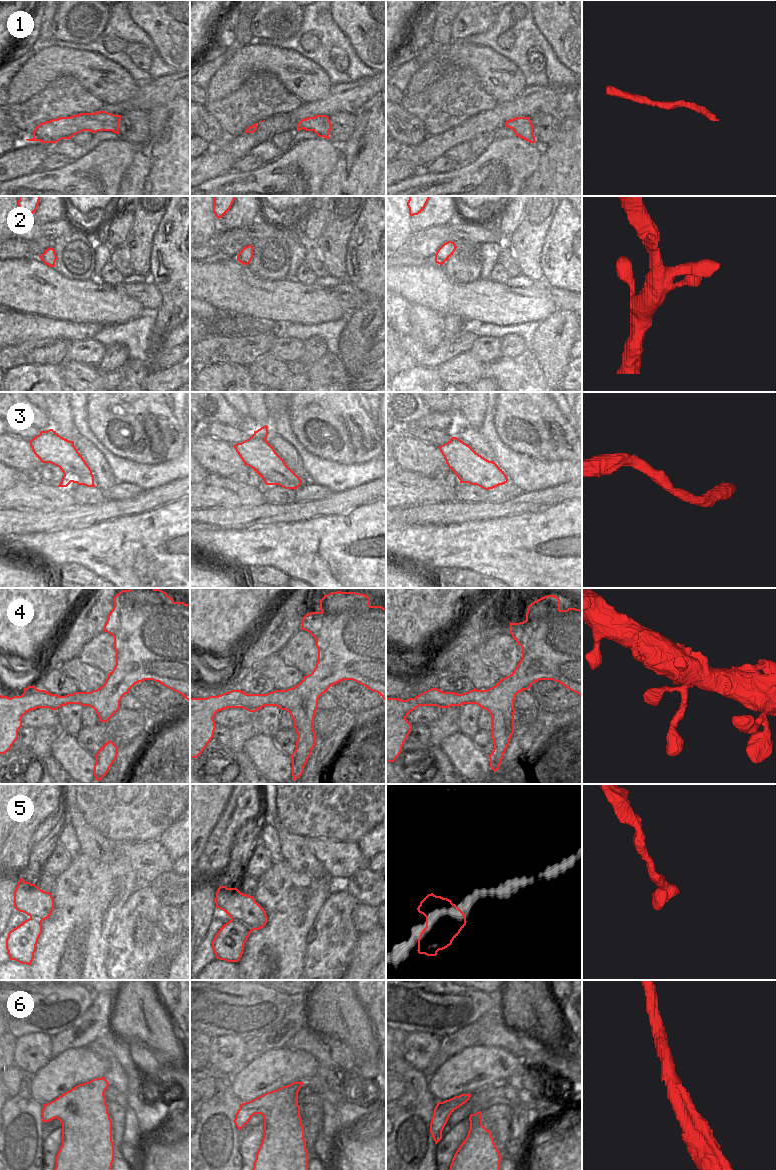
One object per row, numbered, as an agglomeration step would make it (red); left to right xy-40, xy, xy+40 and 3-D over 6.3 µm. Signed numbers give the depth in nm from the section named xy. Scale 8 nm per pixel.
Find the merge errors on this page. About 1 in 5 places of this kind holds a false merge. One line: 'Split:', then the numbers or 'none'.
Split: none

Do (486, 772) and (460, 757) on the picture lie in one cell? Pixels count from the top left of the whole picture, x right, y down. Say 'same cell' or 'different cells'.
same cell

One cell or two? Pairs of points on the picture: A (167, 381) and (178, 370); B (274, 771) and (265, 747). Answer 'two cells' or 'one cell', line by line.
A: one cell
B: one cell

